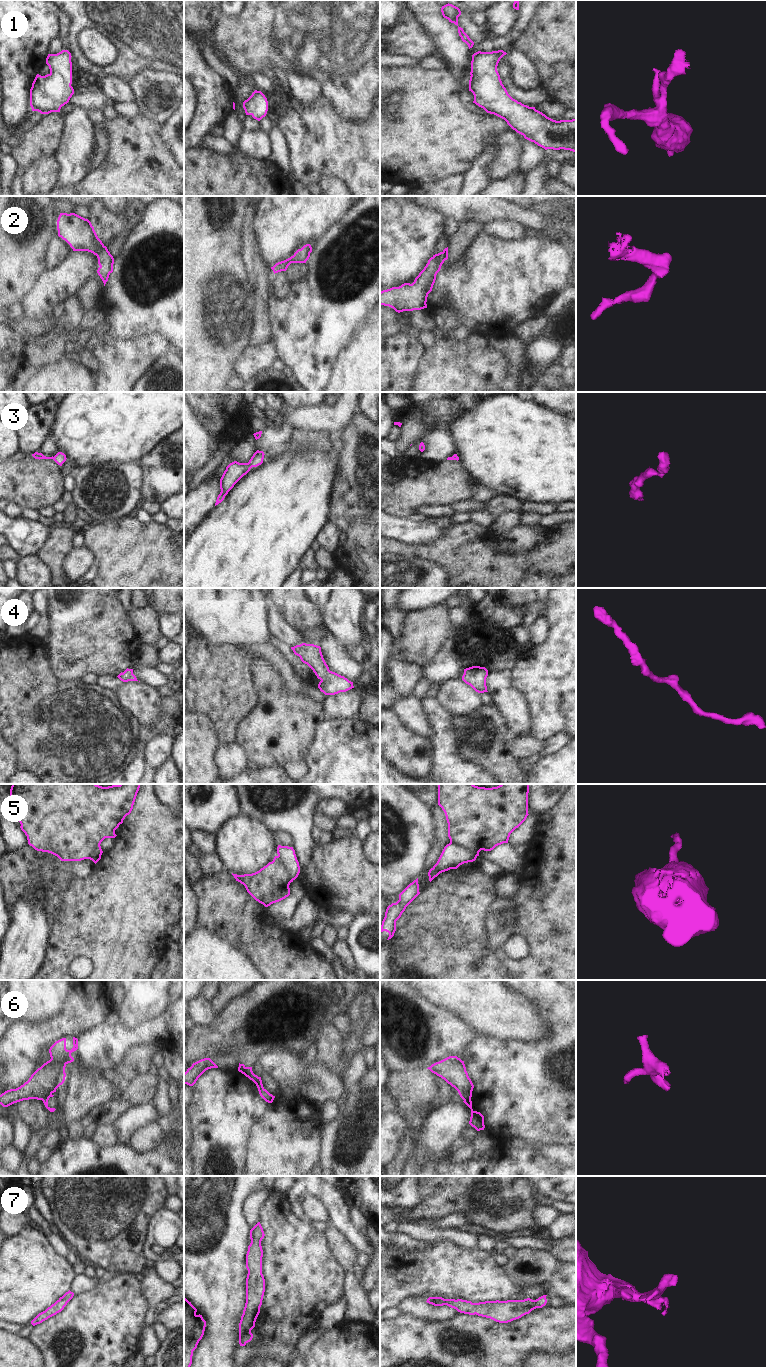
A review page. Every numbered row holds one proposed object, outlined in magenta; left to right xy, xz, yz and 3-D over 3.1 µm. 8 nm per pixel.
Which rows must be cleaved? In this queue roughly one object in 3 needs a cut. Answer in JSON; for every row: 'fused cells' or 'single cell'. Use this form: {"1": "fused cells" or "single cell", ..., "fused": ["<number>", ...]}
{"1": "single cell", "2": "single cell", "3": "single cell", "4": "single cell", "5": "fused cells", "6": "fused cells", "7": "single cell", "fused": ["5", "6"]}

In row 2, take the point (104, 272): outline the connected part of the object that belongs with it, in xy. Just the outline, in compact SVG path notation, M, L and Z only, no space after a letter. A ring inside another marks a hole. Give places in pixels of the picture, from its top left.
M60 213L57 220L58 236L65 240L73 251L88 251L98 258L98 275L104 286L113 272L114 258L98 238L88 219L75 213Z

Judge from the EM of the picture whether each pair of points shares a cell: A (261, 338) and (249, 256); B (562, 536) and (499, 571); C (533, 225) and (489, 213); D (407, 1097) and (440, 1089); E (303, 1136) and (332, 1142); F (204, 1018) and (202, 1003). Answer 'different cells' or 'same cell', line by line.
A: same cell
B: same cell
C: same cell
D: same cell
E: different cells
F: same cell

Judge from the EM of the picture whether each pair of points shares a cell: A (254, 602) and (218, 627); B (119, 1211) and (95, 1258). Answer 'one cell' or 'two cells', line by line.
A: one cell
B: one cell

